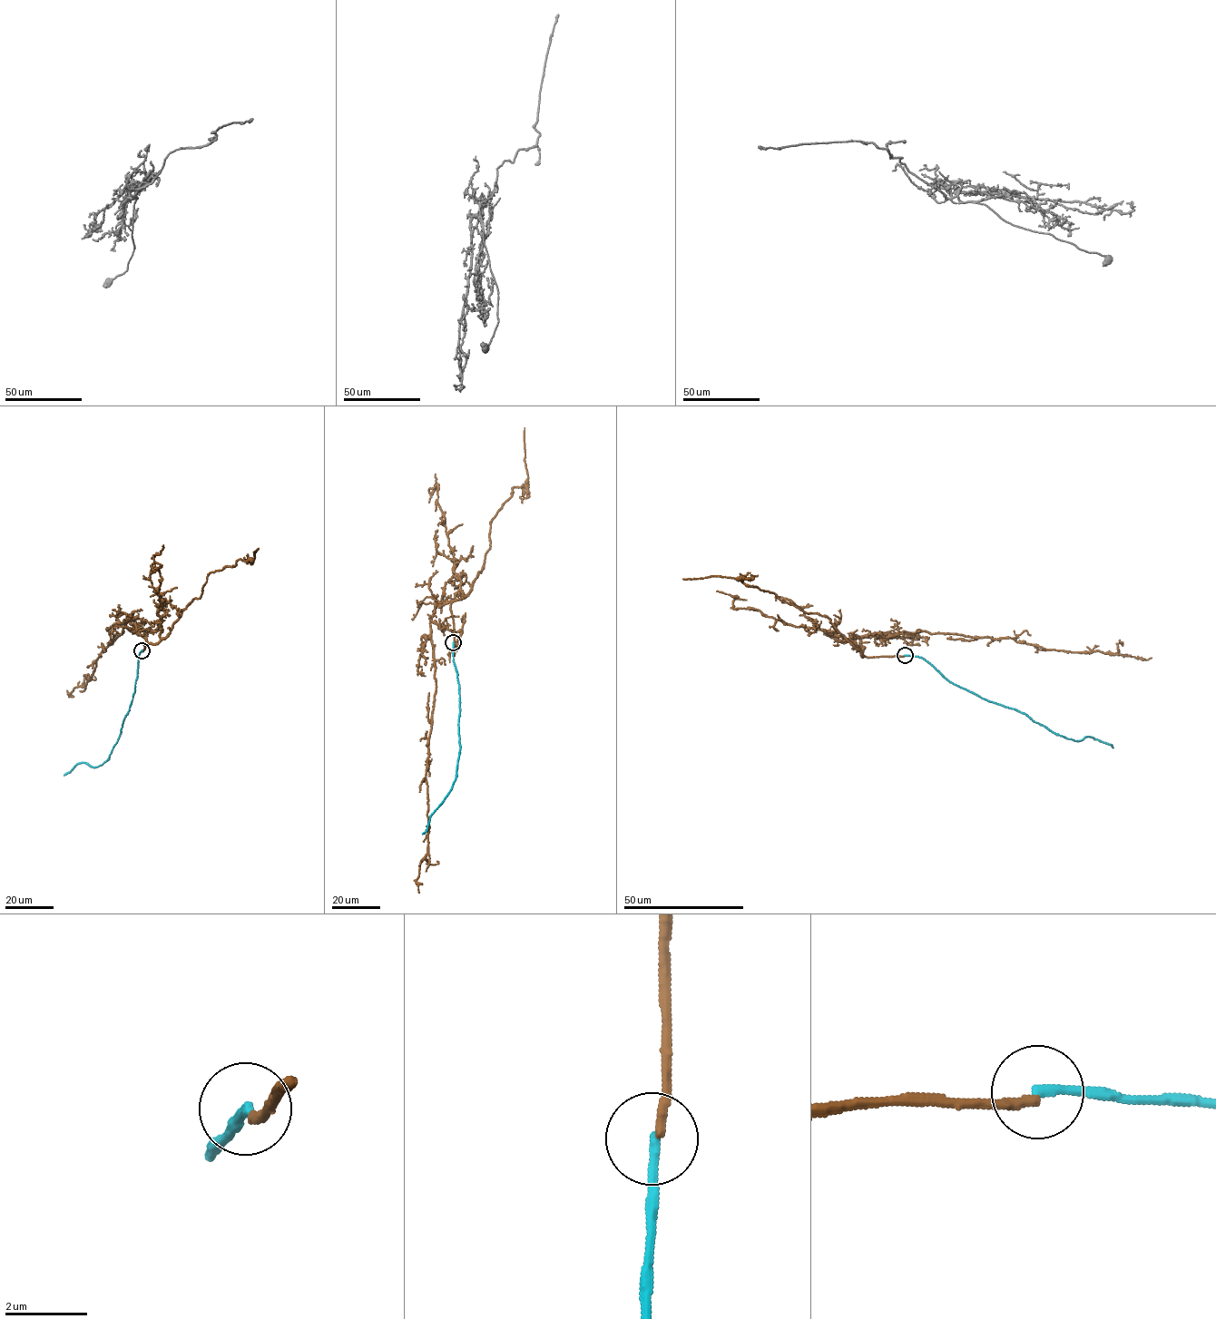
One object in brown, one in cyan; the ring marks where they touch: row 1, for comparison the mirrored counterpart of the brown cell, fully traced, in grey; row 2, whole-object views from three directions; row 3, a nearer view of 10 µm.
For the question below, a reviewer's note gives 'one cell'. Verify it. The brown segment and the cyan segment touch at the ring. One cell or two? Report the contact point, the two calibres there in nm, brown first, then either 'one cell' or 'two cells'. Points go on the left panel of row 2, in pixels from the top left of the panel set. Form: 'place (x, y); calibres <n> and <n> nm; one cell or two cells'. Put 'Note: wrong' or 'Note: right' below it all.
place (142, 650); calibres 220 and 240 nm; two cells
Note: wrong

